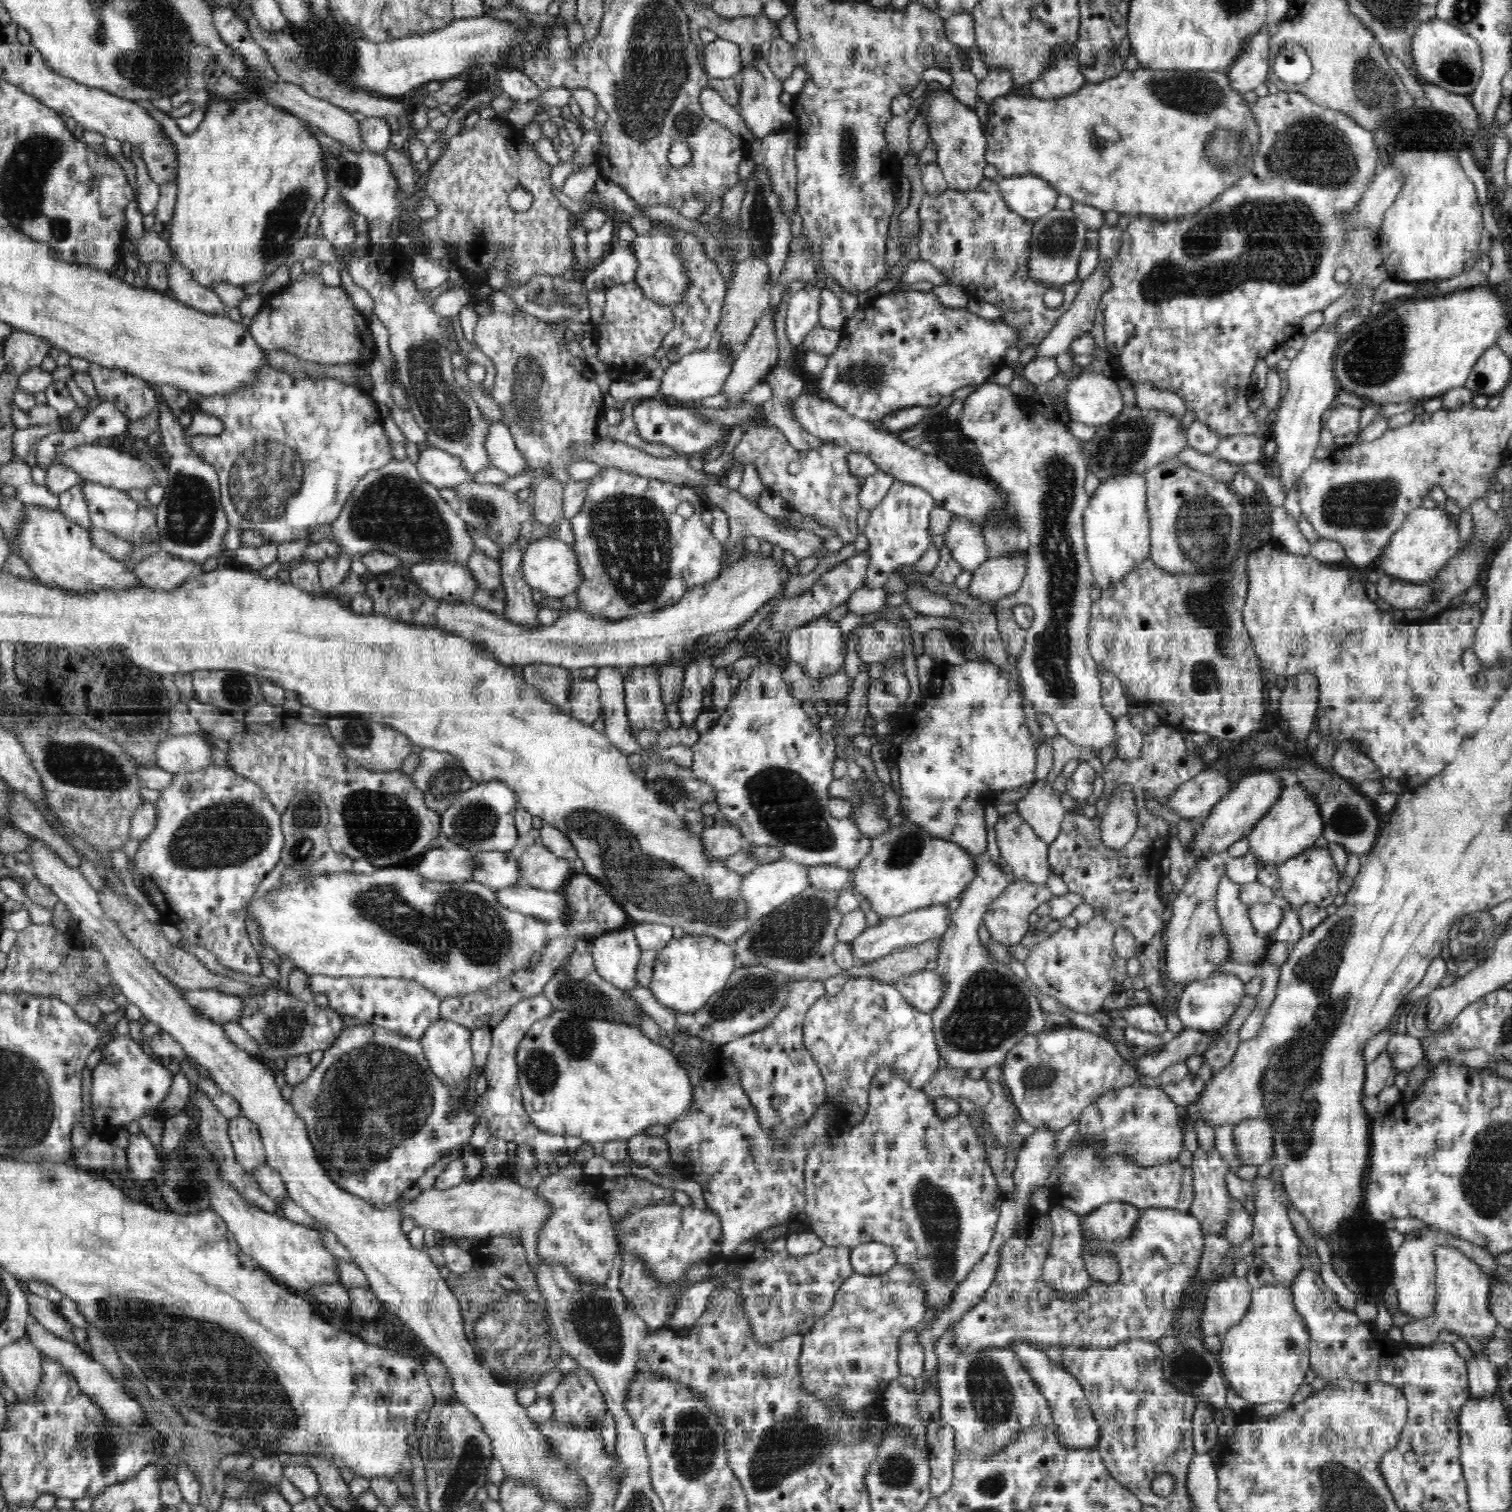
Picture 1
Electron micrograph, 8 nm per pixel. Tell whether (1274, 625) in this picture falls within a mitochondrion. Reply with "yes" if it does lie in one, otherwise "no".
no

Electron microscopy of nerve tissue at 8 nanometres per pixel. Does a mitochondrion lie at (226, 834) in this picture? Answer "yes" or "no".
yes

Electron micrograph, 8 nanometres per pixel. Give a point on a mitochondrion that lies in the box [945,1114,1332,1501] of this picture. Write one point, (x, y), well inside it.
(990, 1390)

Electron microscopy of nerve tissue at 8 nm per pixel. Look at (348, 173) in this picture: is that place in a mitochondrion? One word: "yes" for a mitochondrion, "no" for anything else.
yes

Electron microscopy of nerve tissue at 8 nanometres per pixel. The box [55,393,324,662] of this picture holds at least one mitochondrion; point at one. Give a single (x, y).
(267, 477)

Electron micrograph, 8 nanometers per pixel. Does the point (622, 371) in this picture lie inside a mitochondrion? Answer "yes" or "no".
no

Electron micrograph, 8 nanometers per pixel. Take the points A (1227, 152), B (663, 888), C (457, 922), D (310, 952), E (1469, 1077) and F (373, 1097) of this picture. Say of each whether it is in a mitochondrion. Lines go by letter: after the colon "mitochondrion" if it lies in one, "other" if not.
A: mitochondrion
B: mitochondrion
C: mitochondrion
D: other
E: other
F: mitochondrion

